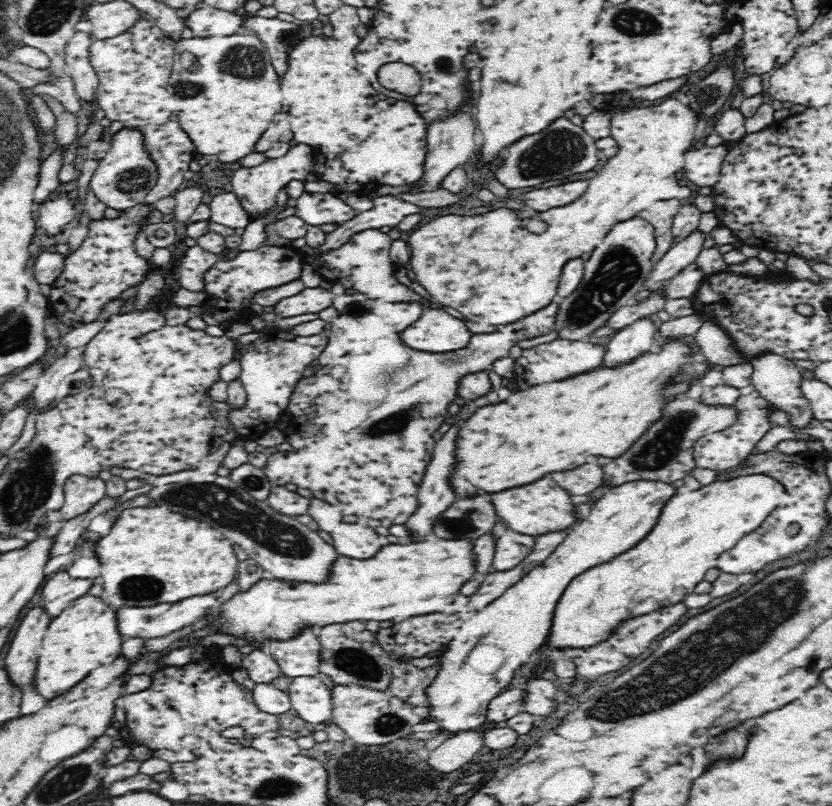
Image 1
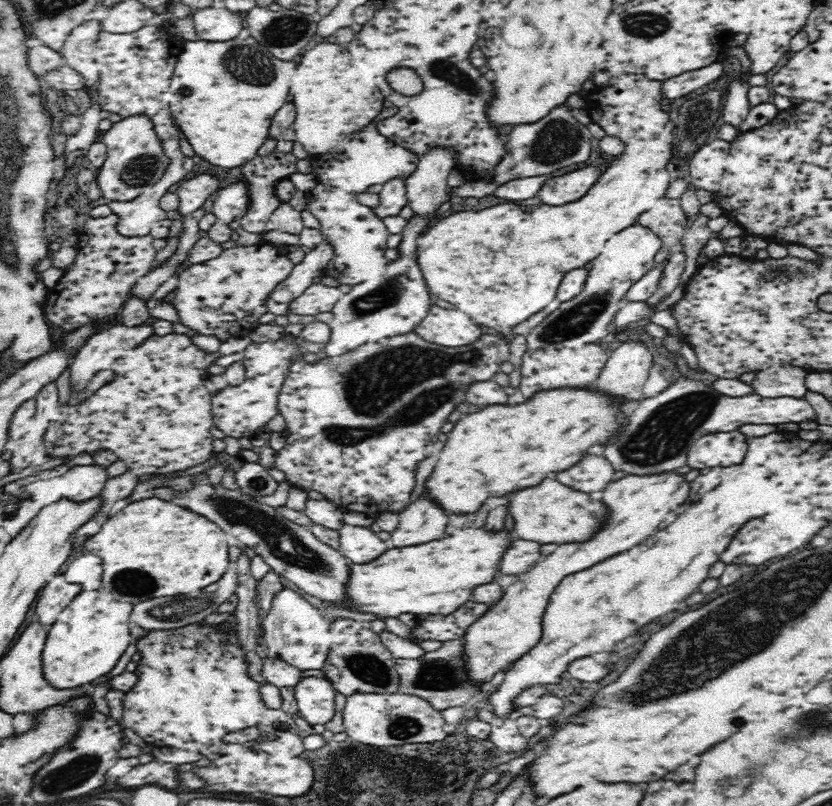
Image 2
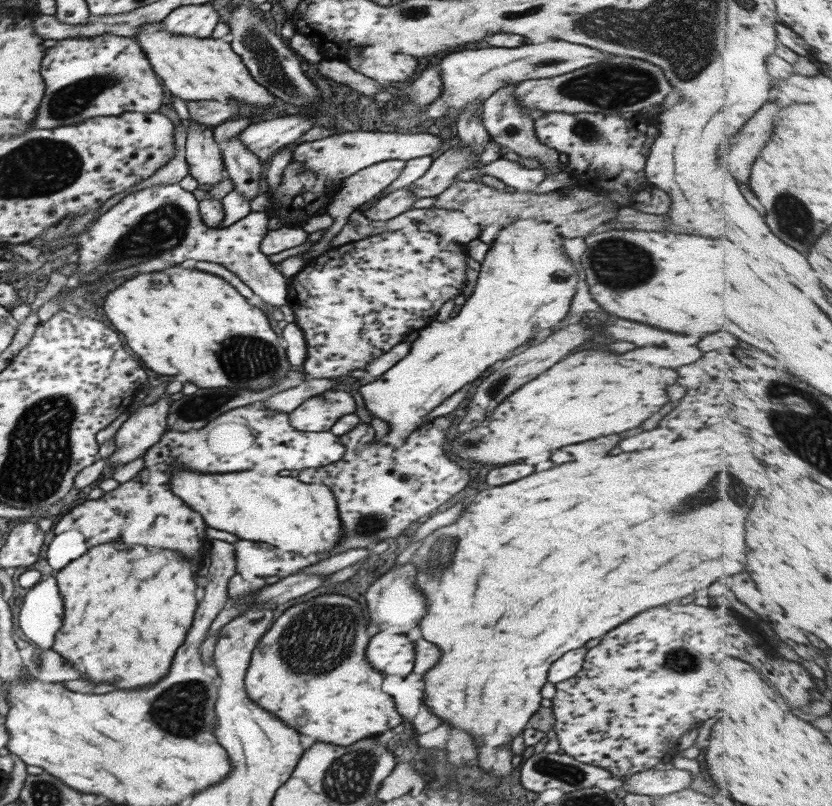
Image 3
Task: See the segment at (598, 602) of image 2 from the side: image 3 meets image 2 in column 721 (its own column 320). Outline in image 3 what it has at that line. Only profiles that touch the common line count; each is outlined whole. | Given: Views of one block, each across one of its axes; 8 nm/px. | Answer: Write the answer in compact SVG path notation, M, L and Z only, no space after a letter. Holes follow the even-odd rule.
M176 468L172 472L170 489L192 510L202 514L210 528L226 530L242 540L262 542L285 552L312 556L330 553L344 538L344 527L338 518L336 498L332 492L322 484L304 484L291 475L252 470L200 474Z

